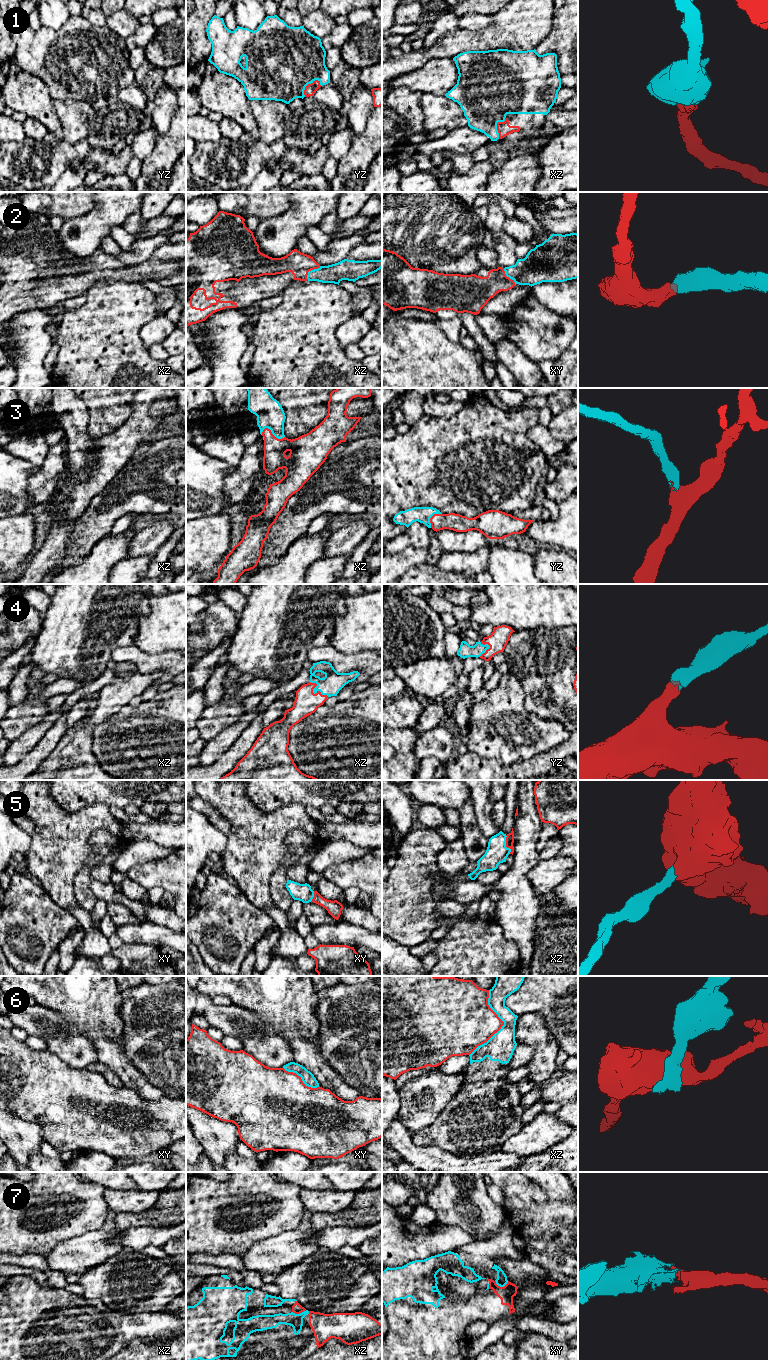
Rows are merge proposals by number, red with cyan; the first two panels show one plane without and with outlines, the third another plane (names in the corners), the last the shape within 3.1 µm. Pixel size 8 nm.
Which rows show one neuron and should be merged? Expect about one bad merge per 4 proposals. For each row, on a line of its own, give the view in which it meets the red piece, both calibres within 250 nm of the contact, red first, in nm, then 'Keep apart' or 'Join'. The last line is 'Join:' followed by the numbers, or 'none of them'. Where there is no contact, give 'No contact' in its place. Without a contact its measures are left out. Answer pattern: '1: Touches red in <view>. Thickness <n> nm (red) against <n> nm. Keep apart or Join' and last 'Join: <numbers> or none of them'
1: Touches red in yz. Thickness 90 nm (red) against 500 nm. Join
2: Touches red in xz. Thickness 180 nm (red) against 150 nm. Join
3: Touches red in xz. Thickness 180 nm (red) against 220 nm. Join
4: Touches red in xz. Thickness 190 nm (red) against 170 nm. Join
5: Touches red in xz. Thickness 60 nm (red) against 170 nm. Join
6: Touches red in xz. Thickness 380 nm (red) against 220 nm. Keep apart
7: Touches red in xy. Thickness 120 nm (red) against 90 nm. Join
Join: 1, 2, 3, 4, 5, 7

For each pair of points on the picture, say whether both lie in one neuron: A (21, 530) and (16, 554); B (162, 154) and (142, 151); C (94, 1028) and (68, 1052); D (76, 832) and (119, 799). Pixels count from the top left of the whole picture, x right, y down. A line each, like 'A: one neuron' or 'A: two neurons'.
A: one neuron
B: two neurons
C: two neurons
D: two neurons

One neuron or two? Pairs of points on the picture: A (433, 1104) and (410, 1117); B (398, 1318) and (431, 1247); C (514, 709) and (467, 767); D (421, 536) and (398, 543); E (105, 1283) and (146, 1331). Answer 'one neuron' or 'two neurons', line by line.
A: one neuron
B: two neurons
C: two neurons
D: one neuron
E: two neurons

